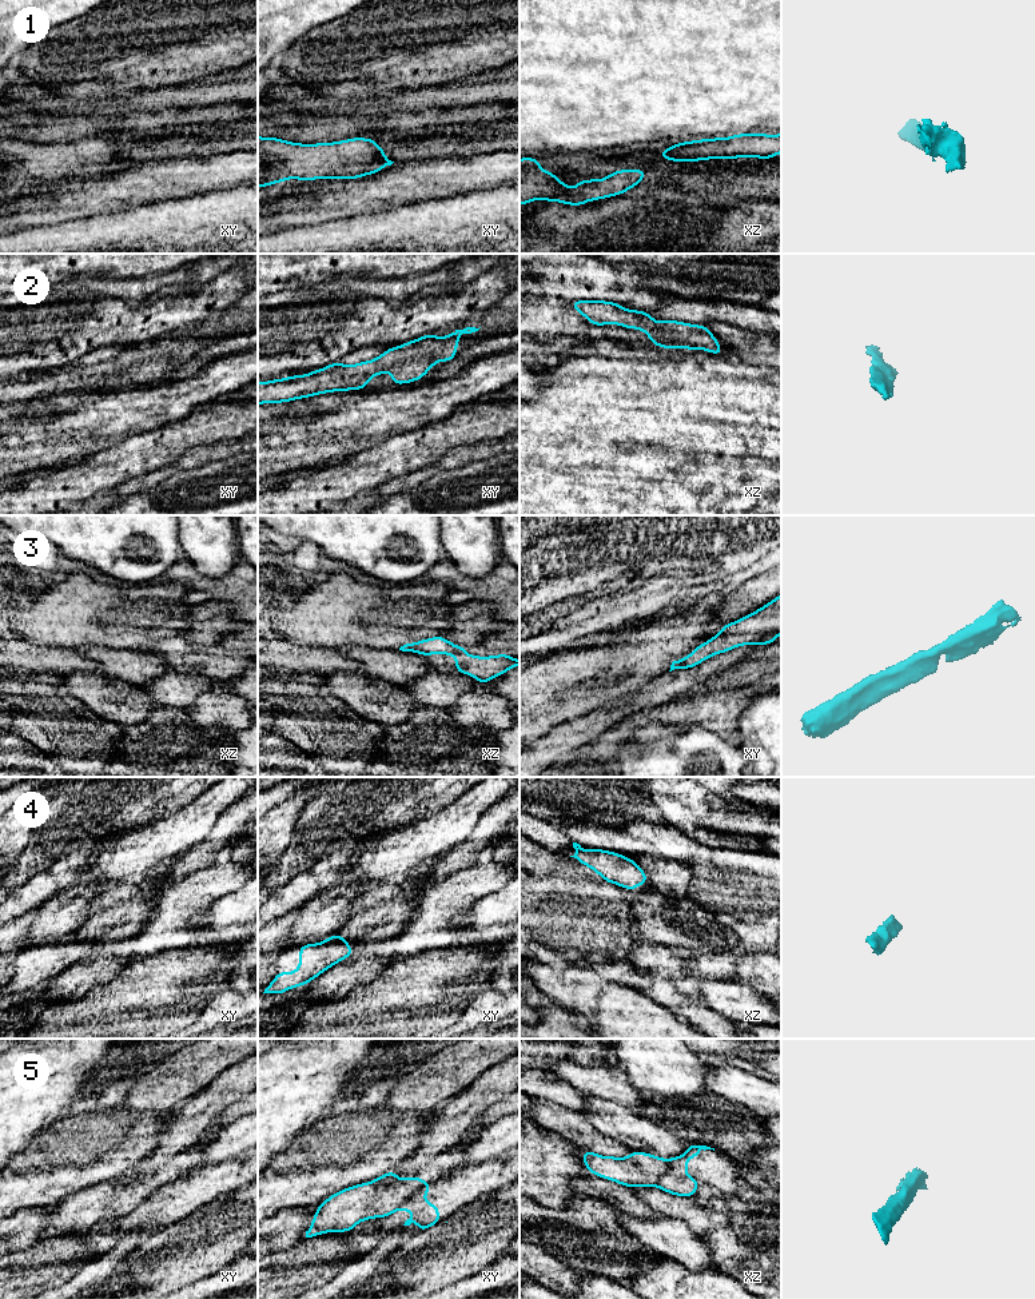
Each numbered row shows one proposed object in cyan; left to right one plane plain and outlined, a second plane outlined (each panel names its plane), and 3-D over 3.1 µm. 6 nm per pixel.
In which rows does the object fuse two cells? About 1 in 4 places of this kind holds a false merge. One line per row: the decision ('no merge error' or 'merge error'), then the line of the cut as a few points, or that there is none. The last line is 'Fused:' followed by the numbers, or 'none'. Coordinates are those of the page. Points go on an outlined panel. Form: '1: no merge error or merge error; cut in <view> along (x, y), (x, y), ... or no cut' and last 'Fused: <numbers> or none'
1: no merge error; no cut
2: no merge error; no cut
3: no merge error; no cut
4: no merge error; no cut
5: merge error; cut in xy along (425, 1184), (413, 1191), (395, 1208)
Fused: 5

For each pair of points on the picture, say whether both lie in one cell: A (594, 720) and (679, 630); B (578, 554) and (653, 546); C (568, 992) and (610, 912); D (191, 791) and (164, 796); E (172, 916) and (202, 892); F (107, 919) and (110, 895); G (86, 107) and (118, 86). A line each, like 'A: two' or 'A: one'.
A: two
B: two
C: two
D: one
E: one
F: two
G: two

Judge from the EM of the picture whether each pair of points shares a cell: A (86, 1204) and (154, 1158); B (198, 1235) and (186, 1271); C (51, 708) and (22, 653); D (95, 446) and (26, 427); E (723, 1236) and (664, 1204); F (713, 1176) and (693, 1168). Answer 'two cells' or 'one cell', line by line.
A: two cells
B: one cell
C: two cells
D: one cell
E: two cells
F: one cell

